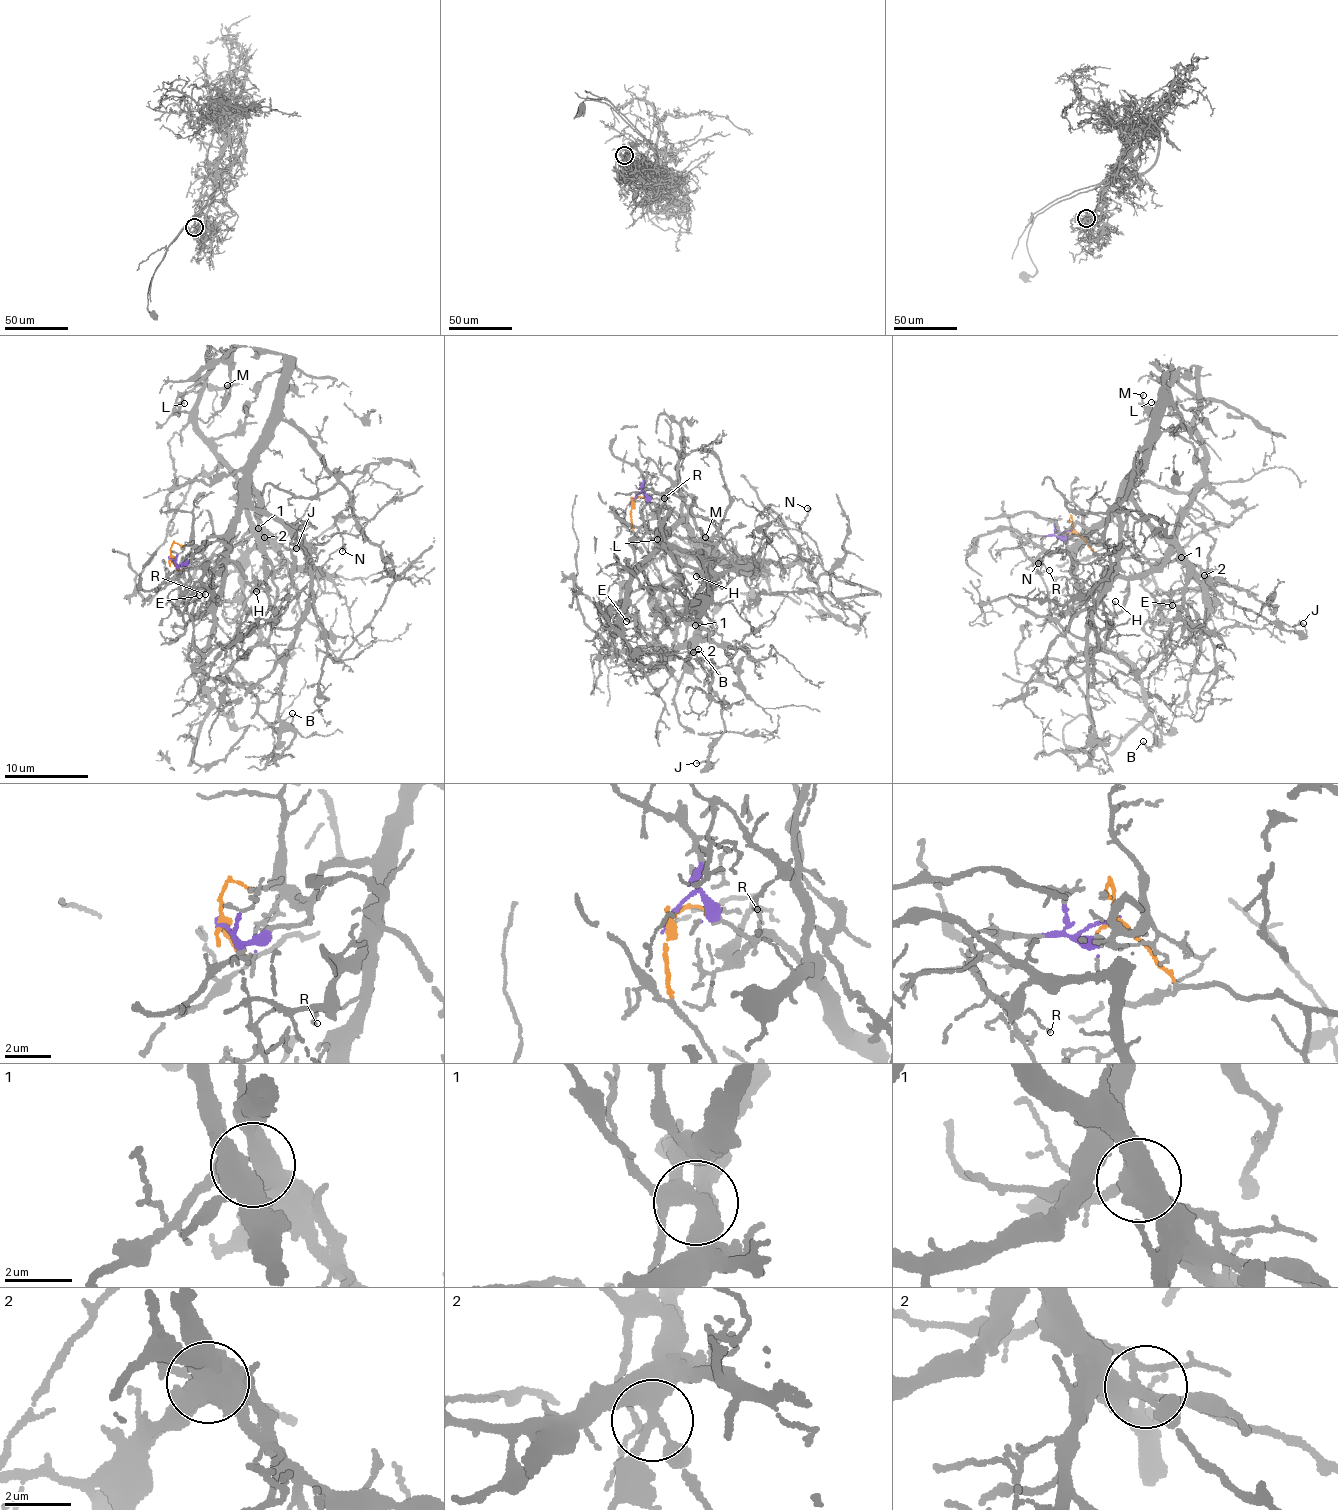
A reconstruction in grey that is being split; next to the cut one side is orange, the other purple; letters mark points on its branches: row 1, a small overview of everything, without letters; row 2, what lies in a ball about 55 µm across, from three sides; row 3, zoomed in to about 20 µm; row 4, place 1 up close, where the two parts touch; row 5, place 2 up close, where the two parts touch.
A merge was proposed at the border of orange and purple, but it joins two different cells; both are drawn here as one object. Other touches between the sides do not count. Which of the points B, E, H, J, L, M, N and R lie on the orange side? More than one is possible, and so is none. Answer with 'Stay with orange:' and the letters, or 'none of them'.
Stay with orange: H, J, L

